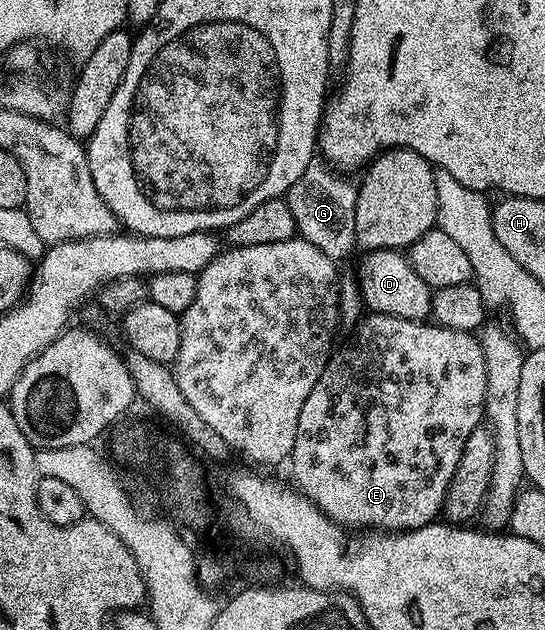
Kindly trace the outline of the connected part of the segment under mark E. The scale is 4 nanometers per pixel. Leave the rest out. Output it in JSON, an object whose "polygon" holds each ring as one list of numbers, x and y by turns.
{"polygon":[[377,313,367,314,353,328,353,331,354,336,351,337,350,344,340,348,339,351,337,348,331,354,330,359,326,362,324,373,320,373,320,381,316,381,316,385,312,385,312,393,308,393,308,401,304,401,304,409,300,409,296,445,288,460,288,468,290,467,291,473,294,474,292,483,332,522,339,523,341,527,373,529,387,533,415,531,439,518,450,482,454,480,454,474,460,465,460,457,464,453,468,437,483,422,486,405,486,370,484,369,482,344,479,336,469,331,440,327,433,321,419,321]]}

